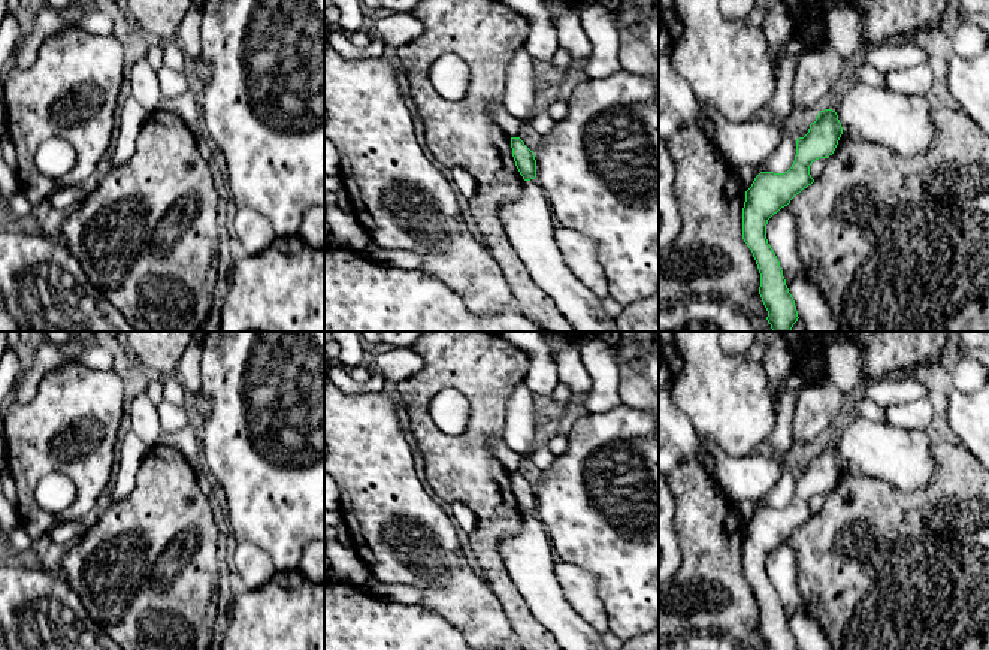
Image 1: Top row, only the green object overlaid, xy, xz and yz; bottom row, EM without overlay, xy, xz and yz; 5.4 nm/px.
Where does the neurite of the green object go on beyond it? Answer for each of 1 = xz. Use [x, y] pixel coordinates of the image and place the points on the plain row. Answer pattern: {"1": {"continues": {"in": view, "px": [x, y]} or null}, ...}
{"1": {"continues": null}}

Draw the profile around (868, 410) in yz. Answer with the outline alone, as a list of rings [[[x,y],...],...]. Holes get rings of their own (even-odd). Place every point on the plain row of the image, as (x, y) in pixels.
[[[865,396],[858,400],[856,409],[859,415],[866,420],[877,421],[877,423],[887,423],[884,418],[883,408],[877,406]]]

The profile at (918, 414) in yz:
[[[920,397],[913,402],[883,408],[883,412],[889,424],[922,432],[929,427],[934,415],[928,397]]]

